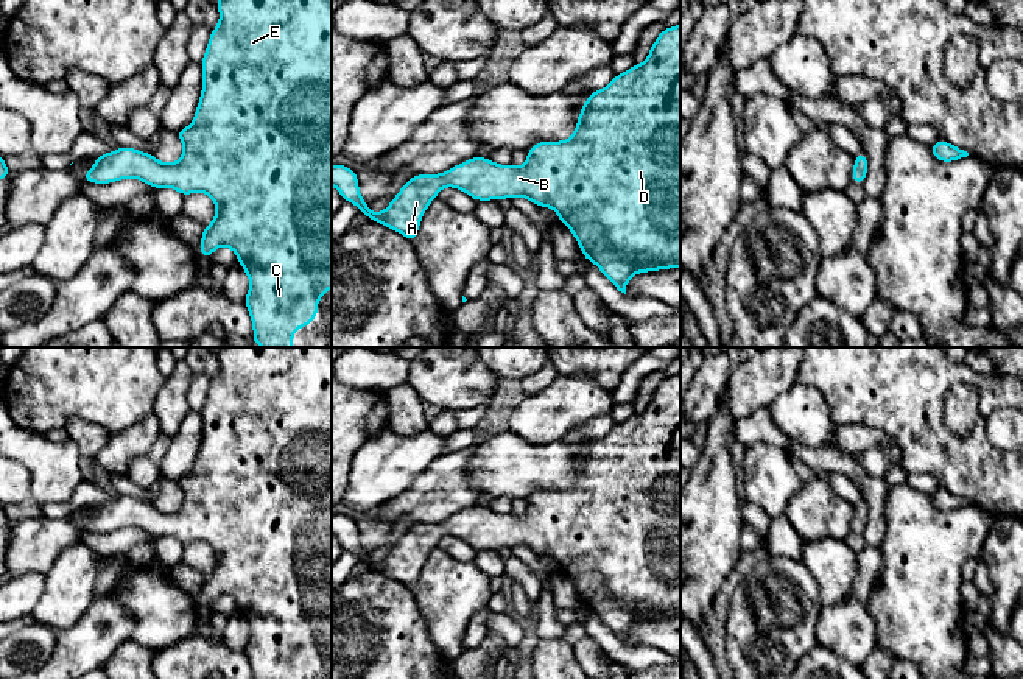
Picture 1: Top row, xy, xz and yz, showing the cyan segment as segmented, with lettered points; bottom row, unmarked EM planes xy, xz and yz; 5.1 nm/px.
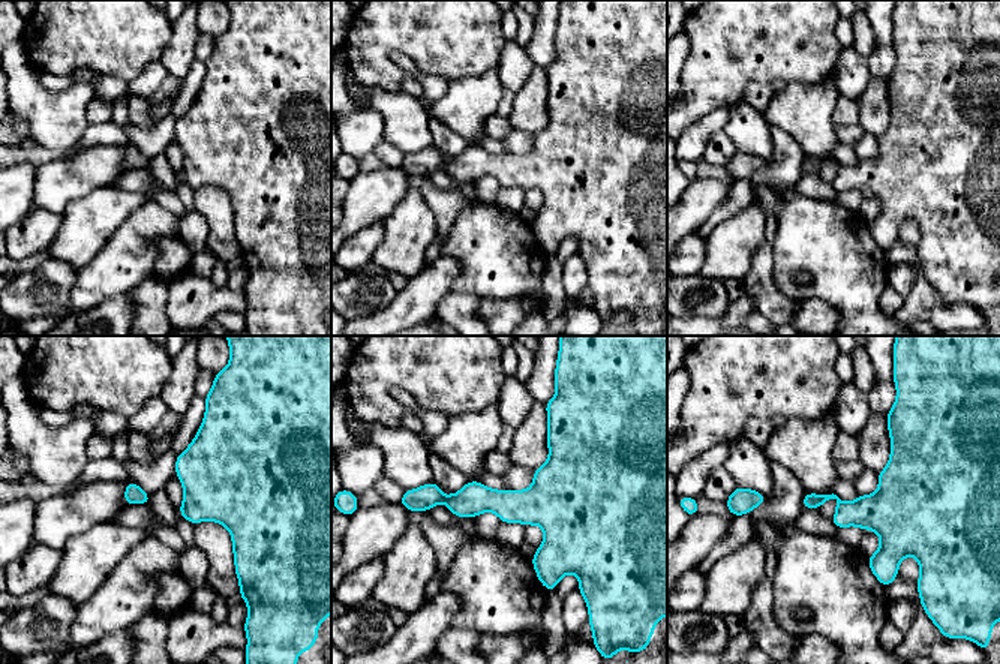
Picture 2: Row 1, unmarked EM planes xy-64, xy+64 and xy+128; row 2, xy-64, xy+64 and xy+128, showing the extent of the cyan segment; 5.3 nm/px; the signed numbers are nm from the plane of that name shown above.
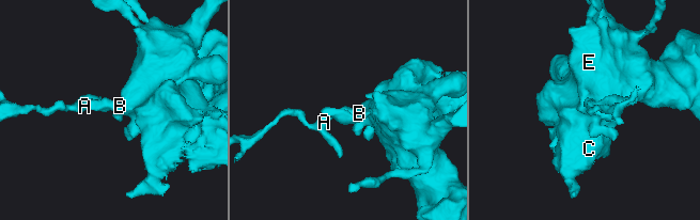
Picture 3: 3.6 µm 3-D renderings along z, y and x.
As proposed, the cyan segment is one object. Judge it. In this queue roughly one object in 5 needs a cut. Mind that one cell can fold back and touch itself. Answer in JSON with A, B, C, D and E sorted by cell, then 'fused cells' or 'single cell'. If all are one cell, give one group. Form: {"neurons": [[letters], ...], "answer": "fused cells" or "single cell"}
{"neurons": [["A", "B", "C", "D", "E"]], "answer": "single cell"}

